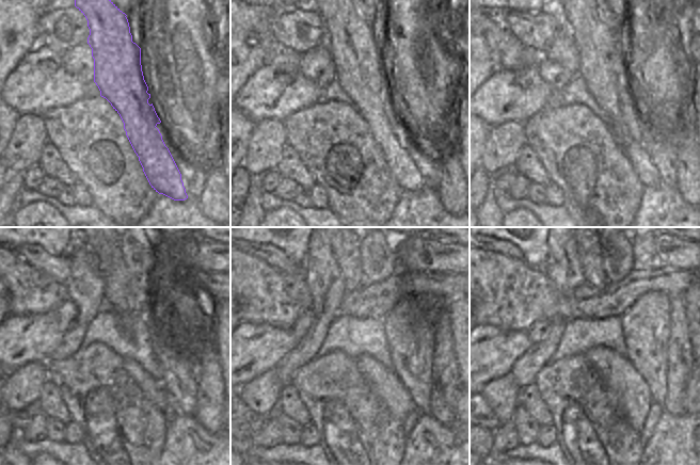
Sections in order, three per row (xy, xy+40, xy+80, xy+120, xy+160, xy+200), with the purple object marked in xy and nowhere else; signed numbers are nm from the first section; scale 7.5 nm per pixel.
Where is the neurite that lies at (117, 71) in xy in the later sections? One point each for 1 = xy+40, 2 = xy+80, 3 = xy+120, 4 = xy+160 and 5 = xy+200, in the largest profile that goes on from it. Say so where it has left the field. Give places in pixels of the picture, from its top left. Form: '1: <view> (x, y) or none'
1: xy+40 (359, 61)
2: xy+80 (599, 63)
3: xy+120 (117, 278)
4: xy+160 (346, 250)
5: xy+200 (589, 251)

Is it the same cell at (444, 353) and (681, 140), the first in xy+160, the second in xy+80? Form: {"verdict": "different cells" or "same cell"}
{"verdict": "same cell"}

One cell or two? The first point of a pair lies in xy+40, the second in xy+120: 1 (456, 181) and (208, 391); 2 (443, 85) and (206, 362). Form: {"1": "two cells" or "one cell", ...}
{"1": "one cell", "2": "two cells"}

